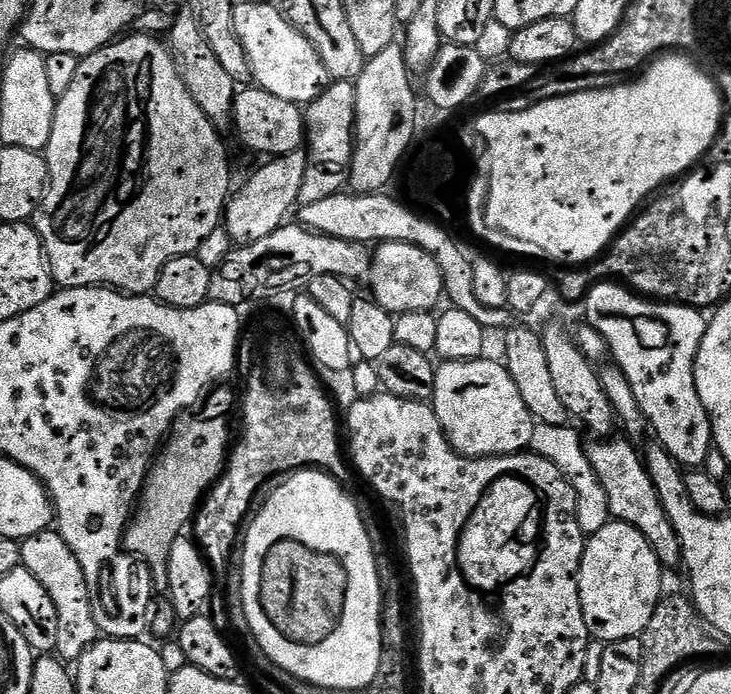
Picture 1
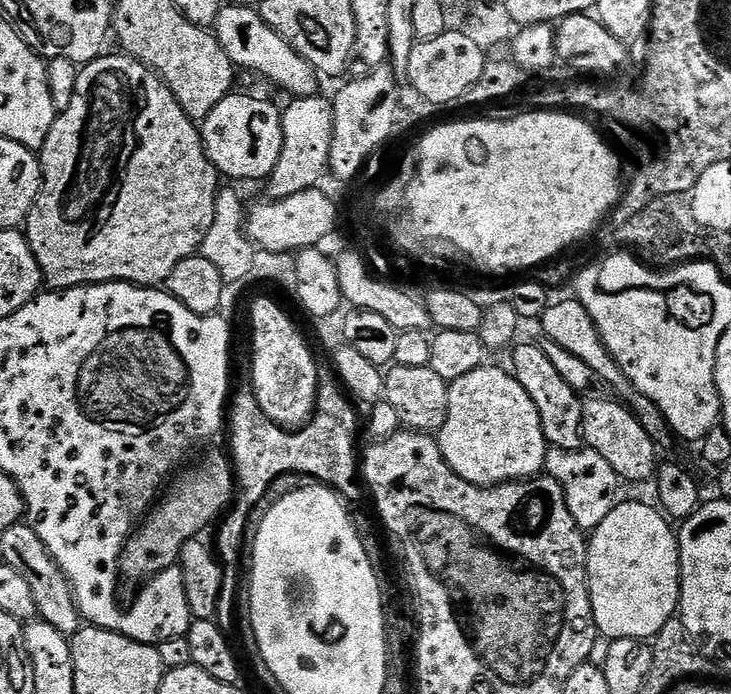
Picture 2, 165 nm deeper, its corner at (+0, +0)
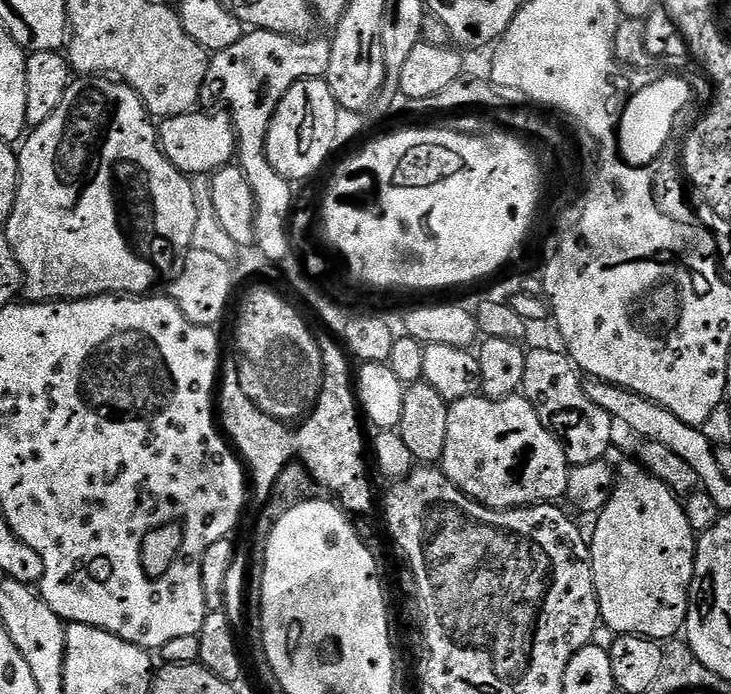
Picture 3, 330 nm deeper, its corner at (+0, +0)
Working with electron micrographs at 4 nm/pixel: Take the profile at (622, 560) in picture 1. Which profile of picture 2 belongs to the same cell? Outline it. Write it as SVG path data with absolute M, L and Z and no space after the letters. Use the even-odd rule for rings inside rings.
M628 500L625 504L623 502L617 503L610 510L610 514L602 519L602 524L590 532L590 539L587 541L588 589L590 590L590 602L594 610L594 622L596 623L597 633L601 637L608 636L609 641L621 640L622 638L634 638L645 642L651 641L660 633L662 626L666 626L666 622L670 622L677 615L680 606L680 541L678 532L670 523L668 517L660 511L659 507L649 504L643 504L640 500Z

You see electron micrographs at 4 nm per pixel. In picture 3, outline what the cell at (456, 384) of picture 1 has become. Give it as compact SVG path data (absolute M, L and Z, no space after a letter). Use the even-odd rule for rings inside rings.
M483 394L467 396L461 400L451 401L448 413L450 422L446 426L446 450L444 451L442 470L450 478L450 482L454 482L454 486L458 486L458 490L465 492L470 499L477 500L479 504L484 504L487 508L527 508L529 504L560 502L560 499L563 501L567 497L570 465L566 454L560 443L550 434L550 430L546 430L546 426L542 426L534 406L530 406L530 402L525 400L523 395L507 396L501 400L491 400L489 396Z

